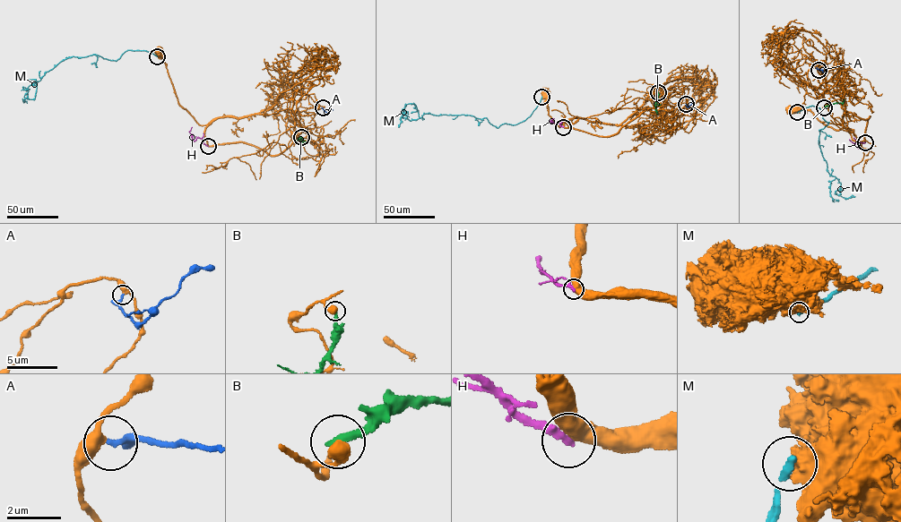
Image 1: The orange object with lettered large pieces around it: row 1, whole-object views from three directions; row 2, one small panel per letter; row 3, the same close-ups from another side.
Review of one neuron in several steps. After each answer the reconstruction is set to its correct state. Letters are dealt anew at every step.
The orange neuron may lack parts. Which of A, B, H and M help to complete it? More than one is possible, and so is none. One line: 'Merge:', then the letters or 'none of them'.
Merge: A

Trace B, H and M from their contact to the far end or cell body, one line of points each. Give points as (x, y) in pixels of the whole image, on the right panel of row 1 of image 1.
B: (824, 107), (843, 103), (844, 98)
H: (864, 142), (858, 141), (858, 148), (849, 139)
M: (797, 112), (820, 108), (829, 123), (819, 130), (818, 143), (827, 170), (840, 183), (839, 195), (851, 195)

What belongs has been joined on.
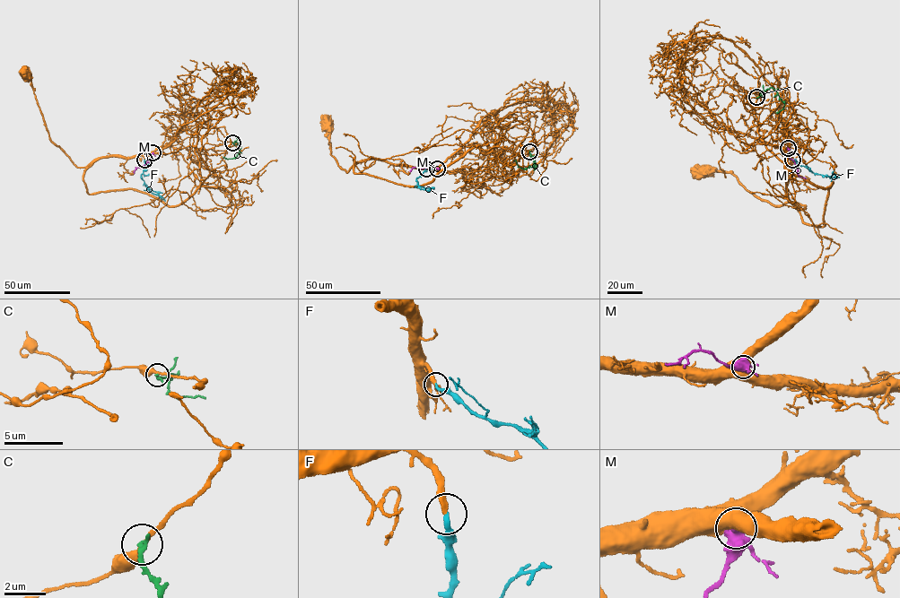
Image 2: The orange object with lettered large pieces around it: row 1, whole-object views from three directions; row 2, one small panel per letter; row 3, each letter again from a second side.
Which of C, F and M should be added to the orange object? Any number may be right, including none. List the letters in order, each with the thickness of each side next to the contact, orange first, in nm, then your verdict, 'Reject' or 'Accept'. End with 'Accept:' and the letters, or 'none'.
C: Thickness 280 nm (orange) against 280 nm. Reject
F: Thickness 300 nm (orange) against 240 nm. Accept
M: Thickness 750 nm (orange) against 420 nm. Reject
Accept: F

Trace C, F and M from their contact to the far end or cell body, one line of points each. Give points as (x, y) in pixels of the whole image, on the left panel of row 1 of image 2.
C: (232, 142), (240, 143), (239, 153), (233, 158), (222, 157)
F: (144, 160), (142, 178), (151, 192), (165, 201)
M: (152, 152), (147, 162), (136, 168), (134, 174)

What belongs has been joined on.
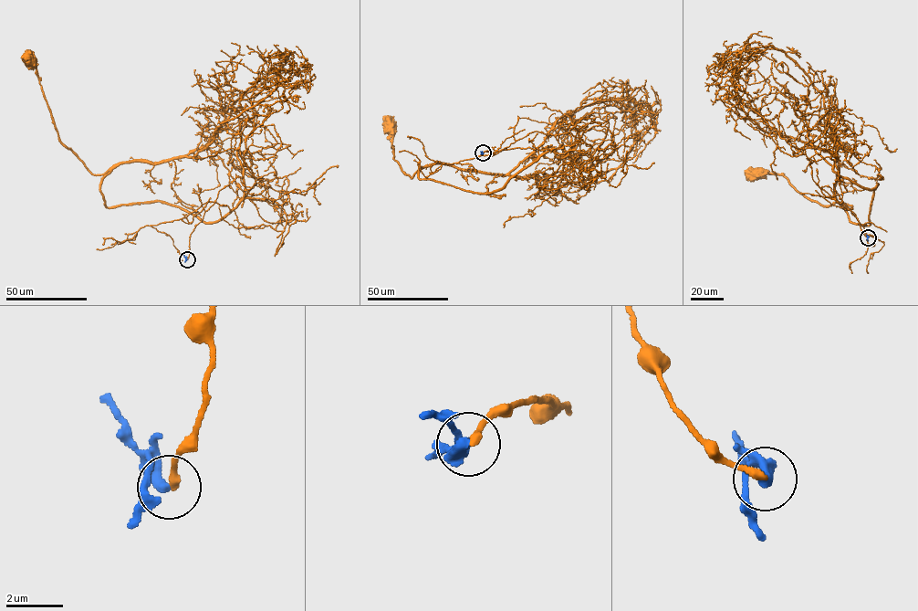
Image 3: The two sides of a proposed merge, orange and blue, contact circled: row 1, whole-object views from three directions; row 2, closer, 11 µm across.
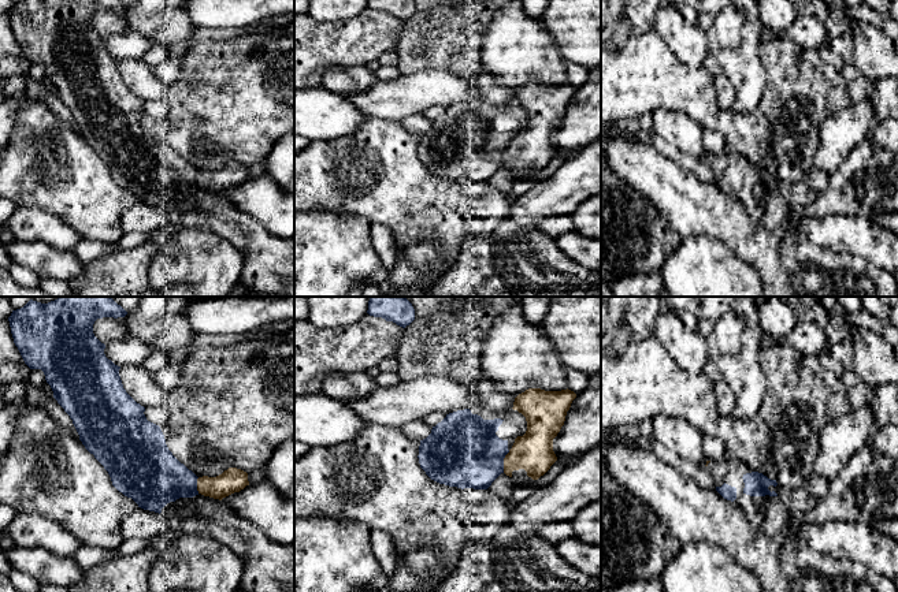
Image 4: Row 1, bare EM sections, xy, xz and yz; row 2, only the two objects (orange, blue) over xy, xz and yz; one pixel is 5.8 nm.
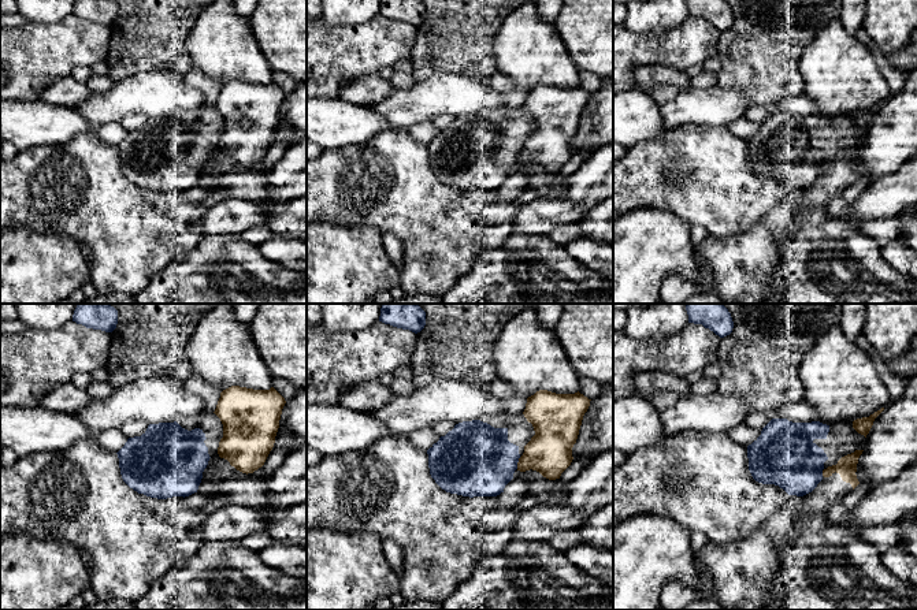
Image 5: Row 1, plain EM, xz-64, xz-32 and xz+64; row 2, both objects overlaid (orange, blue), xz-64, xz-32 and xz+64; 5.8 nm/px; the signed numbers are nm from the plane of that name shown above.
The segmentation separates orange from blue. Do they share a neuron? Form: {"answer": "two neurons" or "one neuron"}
{"answer": "two neurons"}

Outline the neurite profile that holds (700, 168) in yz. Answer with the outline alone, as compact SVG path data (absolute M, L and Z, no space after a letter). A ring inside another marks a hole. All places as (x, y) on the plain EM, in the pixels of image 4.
M654 130L649 131L647 139L665 157L679 164L683 170L693 172L702 183L713 185L716 178L706 160L697 160L689 154L682 153L676 146L663 139Z

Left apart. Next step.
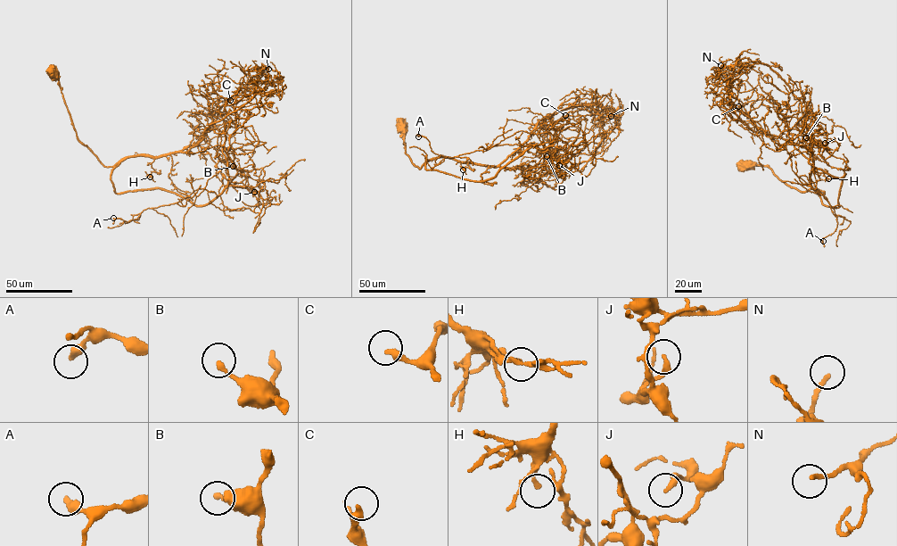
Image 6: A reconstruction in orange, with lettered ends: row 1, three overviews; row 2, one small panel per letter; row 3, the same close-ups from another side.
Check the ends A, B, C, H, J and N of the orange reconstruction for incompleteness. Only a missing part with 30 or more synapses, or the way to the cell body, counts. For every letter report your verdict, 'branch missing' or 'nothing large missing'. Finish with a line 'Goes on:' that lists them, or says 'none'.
A: nothing large missing
B: nothing large missing
C: branch missing
H: nothing large missing
J: nothing large missing
N: nothing large missing
Goes on: C

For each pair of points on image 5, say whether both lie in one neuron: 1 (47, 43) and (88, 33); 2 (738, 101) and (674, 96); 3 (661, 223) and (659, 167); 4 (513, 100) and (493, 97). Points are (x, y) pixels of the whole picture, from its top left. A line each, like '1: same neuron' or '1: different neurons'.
1: same neuron
2: same neuron
3: different neurons
4: different neurons

